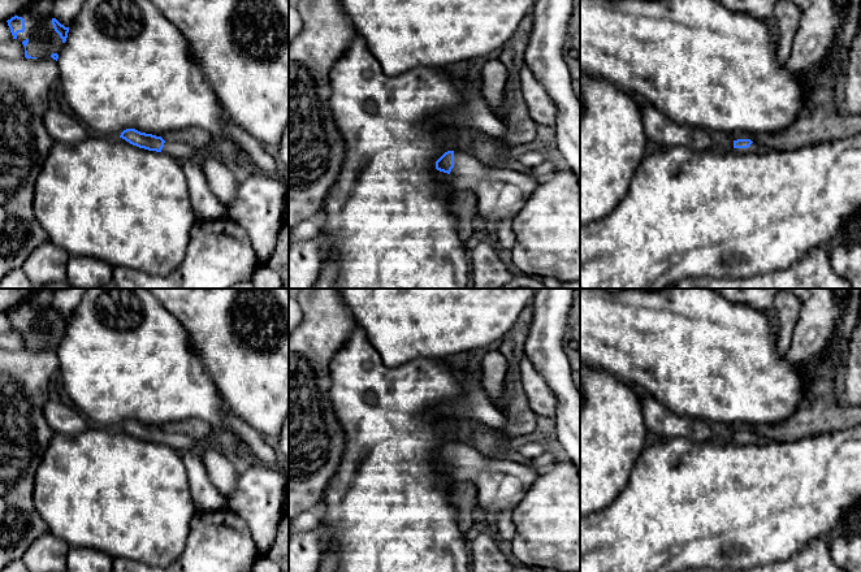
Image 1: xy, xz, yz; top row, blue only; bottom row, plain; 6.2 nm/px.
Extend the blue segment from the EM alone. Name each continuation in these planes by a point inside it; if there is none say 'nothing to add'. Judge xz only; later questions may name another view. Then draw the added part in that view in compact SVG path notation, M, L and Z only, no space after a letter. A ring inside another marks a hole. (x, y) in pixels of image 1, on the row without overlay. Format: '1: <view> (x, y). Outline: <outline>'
1: xz (503, 482). Outline: M459 439L454 442L450 473L477 485L477 516L493 521L499 514L512 511L525 497L540 471L515 456L486 459L464 439Z

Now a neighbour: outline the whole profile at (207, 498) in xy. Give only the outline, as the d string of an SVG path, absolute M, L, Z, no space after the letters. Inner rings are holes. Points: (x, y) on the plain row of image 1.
M187 450L181 452L181 456L196 511L213 512L228 510L229 499L211 482L200 451Z

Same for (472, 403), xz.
M467 367L457 369L455 373L462 387L460 393L447 402L429 407L425 413L451 417L459 422L475 420L497 430L503 430L506 416L488 398L483 386L481 367L475 372Z

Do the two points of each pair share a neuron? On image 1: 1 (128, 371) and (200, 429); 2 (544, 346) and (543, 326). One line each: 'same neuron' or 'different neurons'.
1: different neurons
2: same neuron

